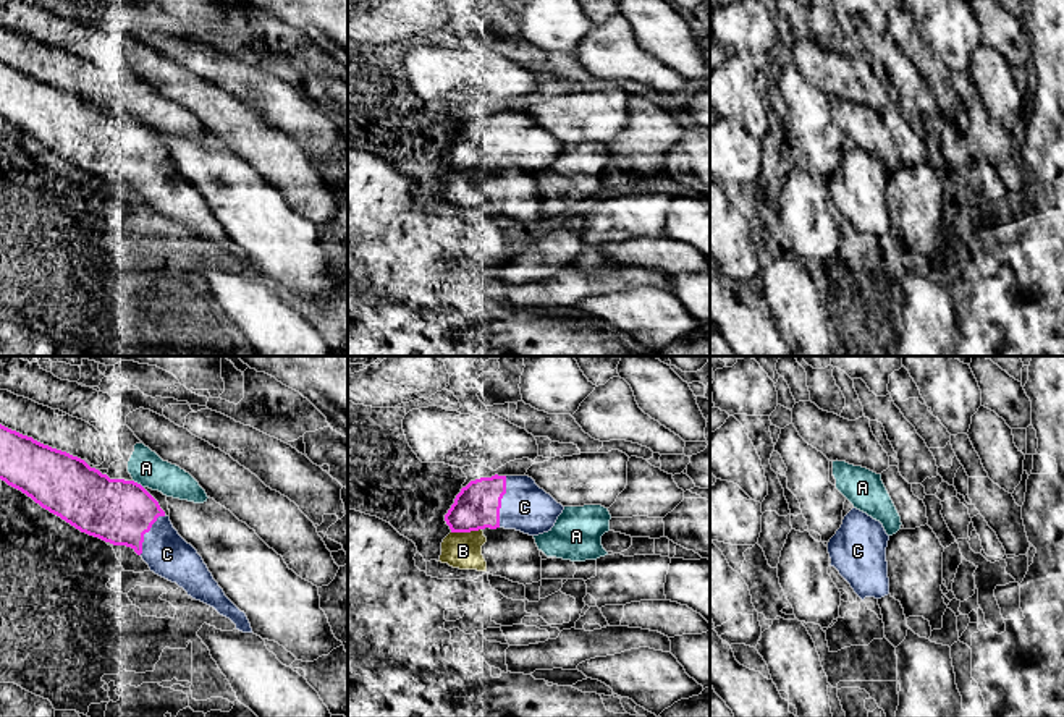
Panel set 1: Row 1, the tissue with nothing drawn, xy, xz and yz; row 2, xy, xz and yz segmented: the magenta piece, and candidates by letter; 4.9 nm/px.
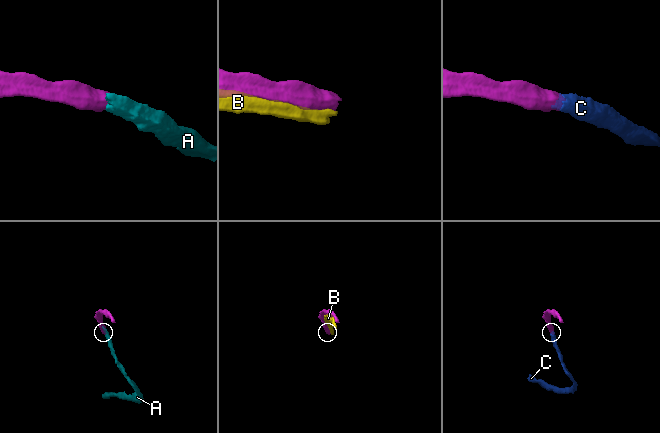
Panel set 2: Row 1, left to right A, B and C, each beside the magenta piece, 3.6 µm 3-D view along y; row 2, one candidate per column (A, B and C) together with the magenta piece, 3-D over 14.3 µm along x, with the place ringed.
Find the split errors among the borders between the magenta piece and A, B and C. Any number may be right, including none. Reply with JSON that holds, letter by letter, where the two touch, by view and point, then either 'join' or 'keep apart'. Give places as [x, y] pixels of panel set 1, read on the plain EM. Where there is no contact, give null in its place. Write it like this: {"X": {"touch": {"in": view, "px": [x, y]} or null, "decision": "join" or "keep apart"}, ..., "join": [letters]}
{"A": {"touch": {"in": "xy", "px": [136, 120]}, "decision": "keep apart"}, "B": {"touch": {"in": "xz", "px": [466, 169]}, "decision": "keep apart"}, "C": {"touch": {"in": "xz", "px": [500, 140]}, "decision": "join"}, "join": ["C"]}

